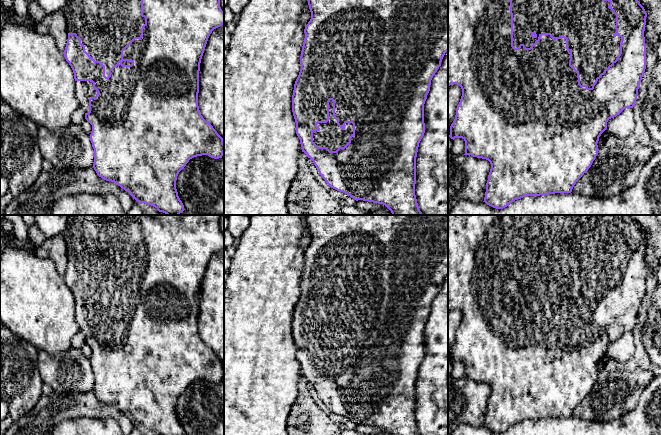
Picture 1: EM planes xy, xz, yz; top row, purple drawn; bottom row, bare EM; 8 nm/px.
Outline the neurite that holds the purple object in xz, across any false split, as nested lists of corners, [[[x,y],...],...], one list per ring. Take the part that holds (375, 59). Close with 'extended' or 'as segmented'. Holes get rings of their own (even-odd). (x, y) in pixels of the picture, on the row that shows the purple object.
[[[307,0],[311,19],[305,26],[301,69],[294,84],[292,112],[302,152],[310,158],[319,174],[333,189],[363,200],[385,205],[392,215],[423,215],[416,195],[416,157],[425,133],[424,104],[431,80],[448,51],[448,0]]] | extended

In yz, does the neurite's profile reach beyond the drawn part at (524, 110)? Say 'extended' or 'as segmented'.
extended

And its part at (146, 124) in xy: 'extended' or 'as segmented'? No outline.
extended

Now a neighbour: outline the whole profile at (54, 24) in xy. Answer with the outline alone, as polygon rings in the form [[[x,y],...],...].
[[[63,10],[46,14],[36,23],[35,30],[40,34],[49,34],[54,37],[57,48],[64,52],[68,39],[67,23]]]

